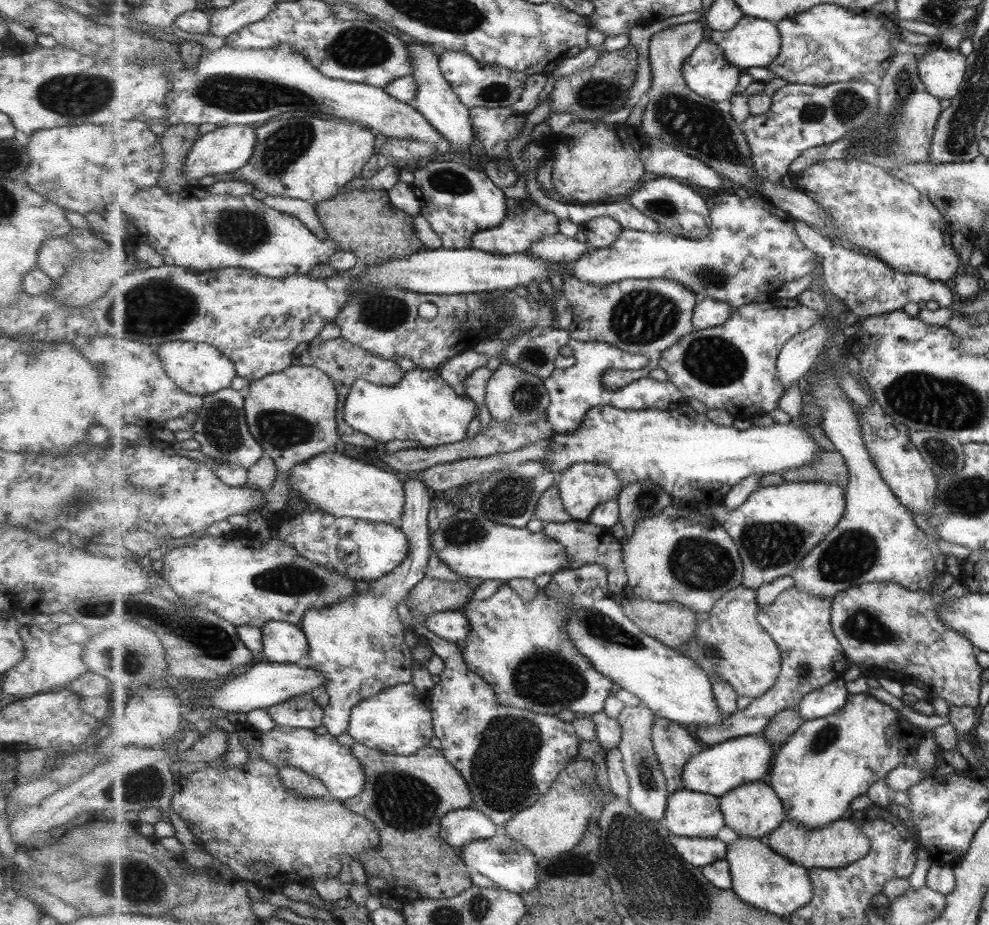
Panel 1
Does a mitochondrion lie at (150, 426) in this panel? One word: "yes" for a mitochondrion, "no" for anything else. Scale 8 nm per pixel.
no

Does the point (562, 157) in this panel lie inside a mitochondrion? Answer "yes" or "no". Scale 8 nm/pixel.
no

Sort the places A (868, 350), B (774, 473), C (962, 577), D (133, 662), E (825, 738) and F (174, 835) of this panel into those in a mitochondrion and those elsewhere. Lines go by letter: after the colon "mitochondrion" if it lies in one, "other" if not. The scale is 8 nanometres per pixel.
A: other
B: other
C: other
D: mitochondrion
E: mitochondrion
F: other

